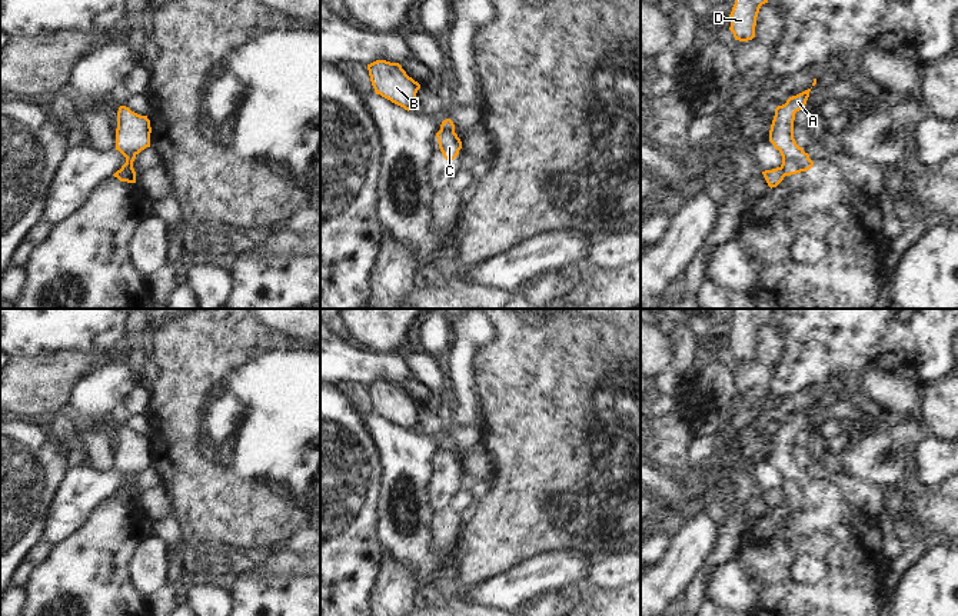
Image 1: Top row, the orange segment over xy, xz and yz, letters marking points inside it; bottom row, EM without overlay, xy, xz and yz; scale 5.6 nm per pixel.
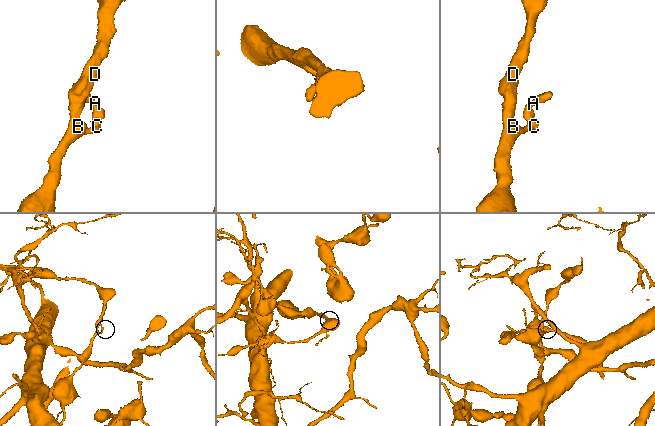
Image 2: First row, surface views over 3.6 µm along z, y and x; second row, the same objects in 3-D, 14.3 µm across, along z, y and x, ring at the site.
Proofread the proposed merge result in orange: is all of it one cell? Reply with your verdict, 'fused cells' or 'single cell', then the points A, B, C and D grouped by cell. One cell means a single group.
fused cells | A C / B D

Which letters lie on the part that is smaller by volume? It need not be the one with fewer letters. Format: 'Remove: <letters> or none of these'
Remove: A, C

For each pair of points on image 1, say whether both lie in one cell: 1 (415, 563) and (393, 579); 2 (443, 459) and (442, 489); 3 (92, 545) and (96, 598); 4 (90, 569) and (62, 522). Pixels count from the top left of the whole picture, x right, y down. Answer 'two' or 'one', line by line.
1: two
2: one
3: one
4: two

